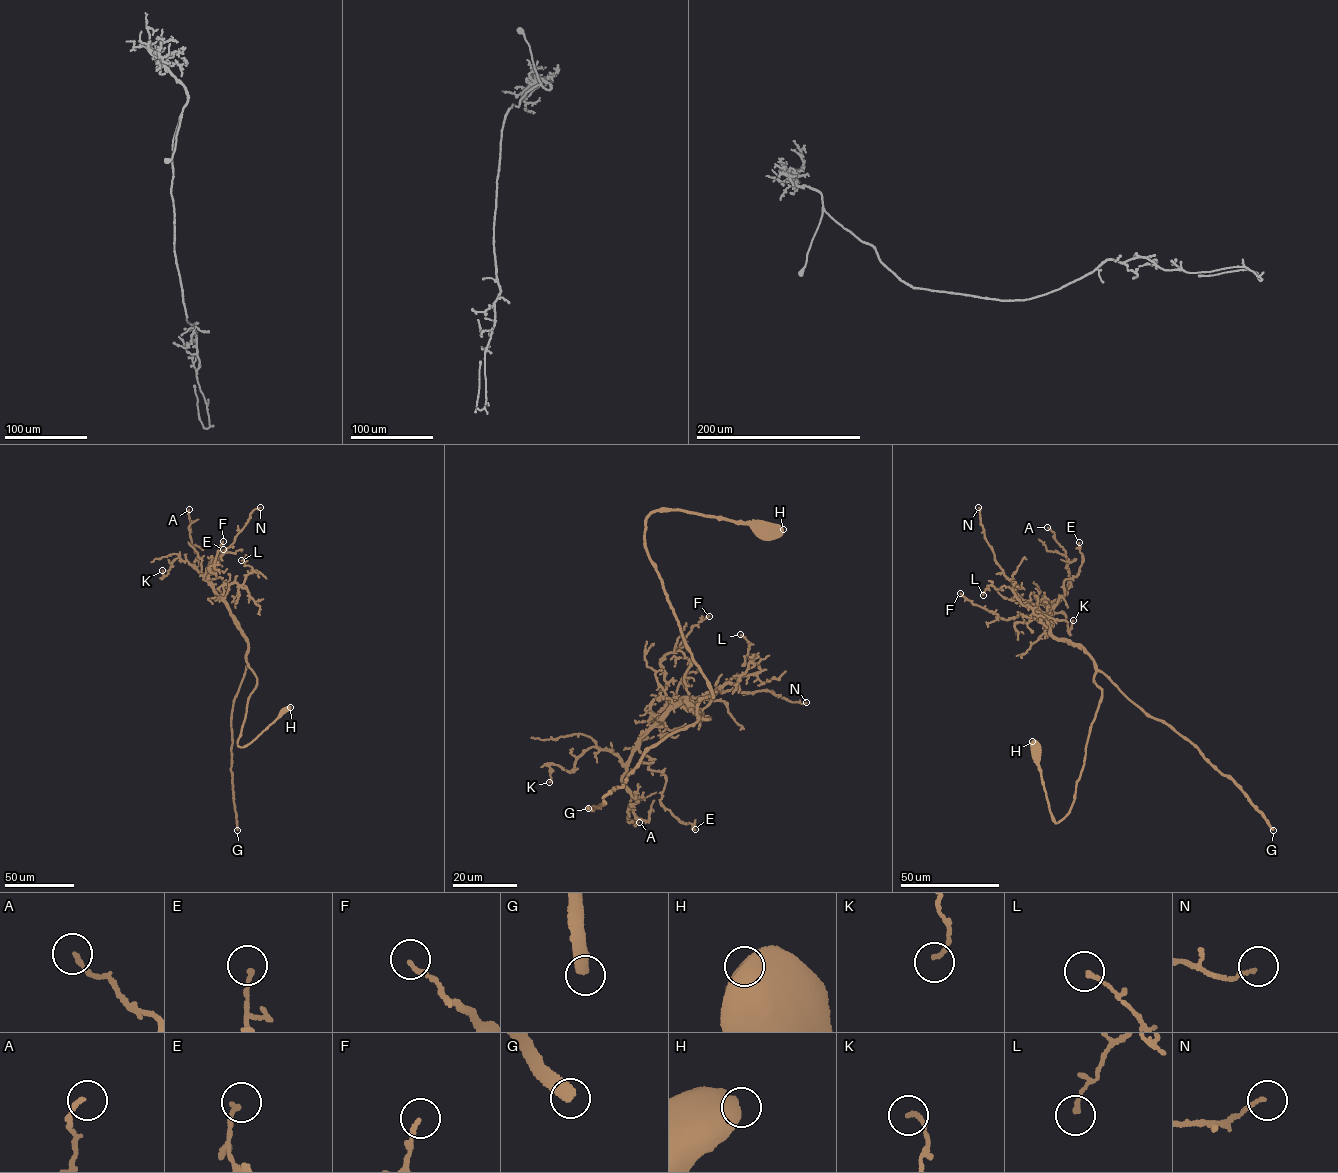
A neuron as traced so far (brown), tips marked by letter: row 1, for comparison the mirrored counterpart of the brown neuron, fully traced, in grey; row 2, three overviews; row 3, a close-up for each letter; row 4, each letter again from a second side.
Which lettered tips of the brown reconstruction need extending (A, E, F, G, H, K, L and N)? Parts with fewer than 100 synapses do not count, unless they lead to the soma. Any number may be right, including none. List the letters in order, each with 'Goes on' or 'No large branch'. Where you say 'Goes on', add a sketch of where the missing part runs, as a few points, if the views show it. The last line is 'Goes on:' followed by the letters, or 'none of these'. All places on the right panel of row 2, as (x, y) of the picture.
A: No large branch
E: No large branch
F: No large branch
G: Goes on
H: No large branch
K: No large branch
L: No large branch
N: No large branch
Goes on: G

